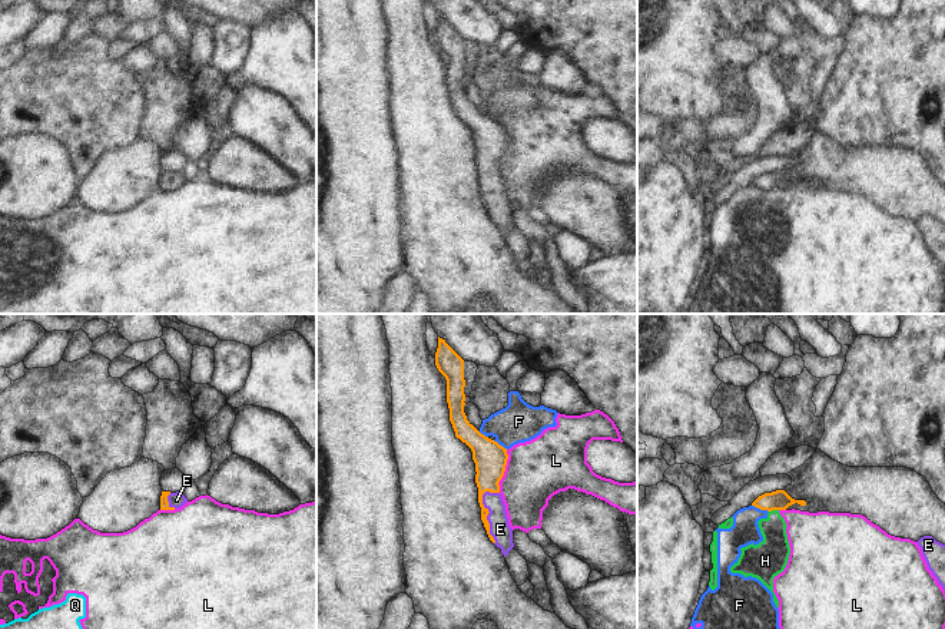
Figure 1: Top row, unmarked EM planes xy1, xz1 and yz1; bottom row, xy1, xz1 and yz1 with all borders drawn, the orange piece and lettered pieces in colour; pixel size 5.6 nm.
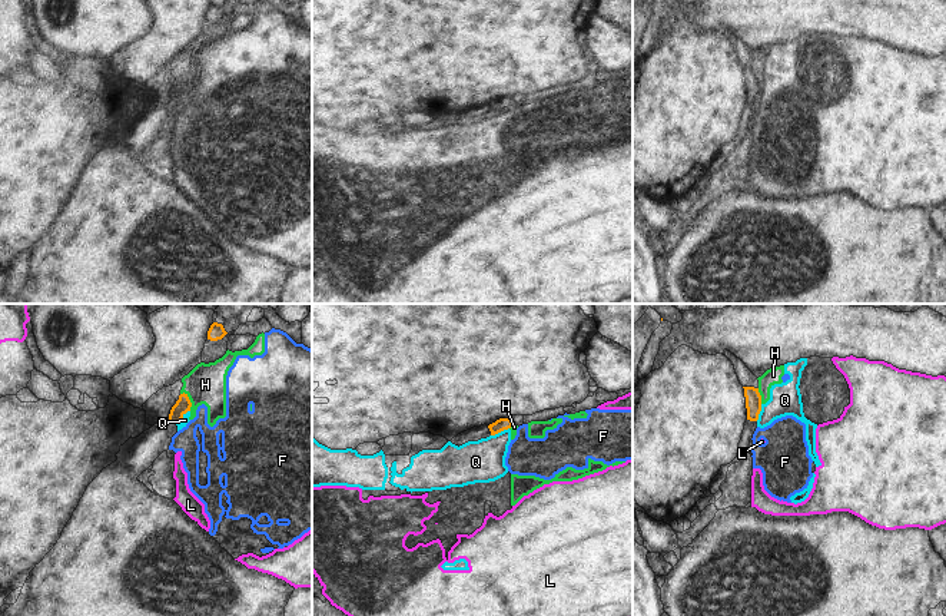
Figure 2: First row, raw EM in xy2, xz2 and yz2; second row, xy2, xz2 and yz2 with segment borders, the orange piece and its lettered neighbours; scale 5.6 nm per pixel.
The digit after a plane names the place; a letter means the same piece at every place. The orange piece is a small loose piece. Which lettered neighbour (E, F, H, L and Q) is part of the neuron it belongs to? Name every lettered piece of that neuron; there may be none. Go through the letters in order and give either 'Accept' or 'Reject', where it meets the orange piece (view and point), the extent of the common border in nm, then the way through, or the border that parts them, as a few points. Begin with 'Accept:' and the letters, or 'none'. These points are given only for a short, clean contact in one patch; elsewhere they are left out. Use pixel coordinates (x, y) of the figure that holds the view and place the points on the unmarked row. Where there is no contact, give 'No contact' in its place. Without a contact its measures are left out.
Accept: E
E: Accept. Touches orange at xz1 (486, 197). Shared border 300 nm. Path across: xz1 (488, 152), (483, 174), (486, 197), (500, 208)
F: Reject. Touches orange at yz1 (761, 188). Shared border 100 nm. Boundary: yz1 (752, 184), (768, 191)
H: Reject. Touches orange at xy2 (189, 80). Shared border 120 nm
L: Reject. Touches orange at xz1 (504, 149). Shared border 240 nm. Boundary: xz1 (507, 129), (507, 143), (498, 162), (498, 171)
Q: Reject. Touches orange at xy2 (182, 96). Shared border 120 nm. Boundary: xy2 (189, 89), (176, 103)

